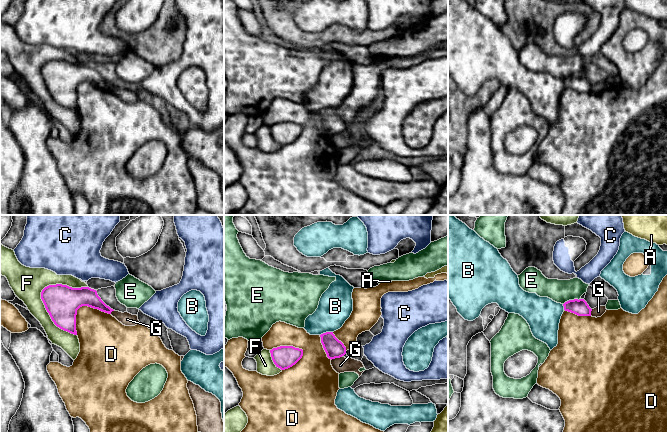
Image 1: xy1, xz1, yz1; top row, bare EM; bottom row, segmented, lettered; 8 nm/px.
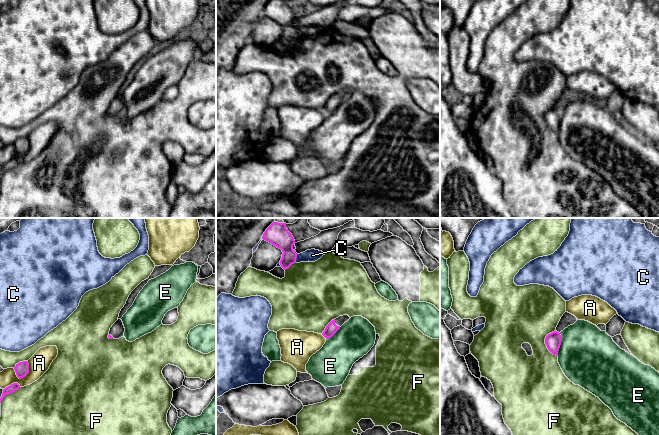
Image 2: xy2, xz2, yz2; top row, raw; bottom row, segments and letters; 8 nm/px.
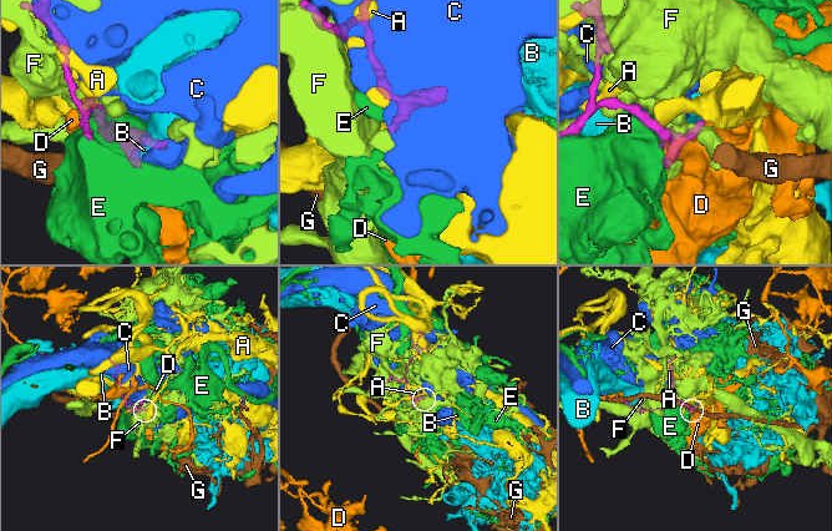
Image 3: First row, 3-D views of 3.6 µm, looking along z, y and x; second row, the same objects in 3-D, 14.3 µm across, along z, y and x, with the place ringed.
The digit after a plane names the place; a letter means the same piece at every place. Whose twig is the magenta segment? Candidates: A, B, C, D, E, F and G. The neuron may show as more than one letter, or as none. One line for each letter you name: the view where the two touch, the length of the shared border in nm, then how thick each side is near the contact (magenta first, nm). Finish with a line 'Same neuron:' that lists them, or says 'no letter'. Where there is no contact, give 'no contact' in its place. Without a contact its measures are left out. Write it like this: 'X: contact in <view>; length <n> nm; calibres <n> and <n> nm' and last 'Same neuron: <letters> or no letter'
Same neuron: no letter

